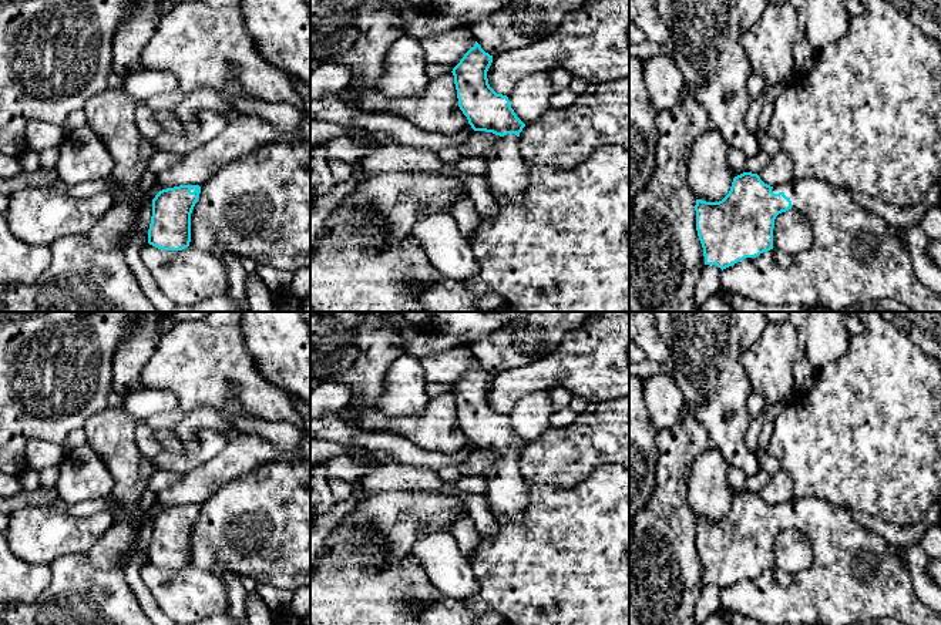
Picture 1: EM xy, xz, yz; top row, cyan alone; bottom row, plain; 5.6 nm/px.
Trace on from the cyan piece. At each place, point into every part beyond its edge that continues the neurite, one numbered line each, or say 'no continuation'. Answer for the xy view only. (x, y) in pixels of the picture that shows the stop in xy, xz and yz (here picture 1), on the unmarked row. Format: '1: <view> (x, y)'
1: xy (188, 595)

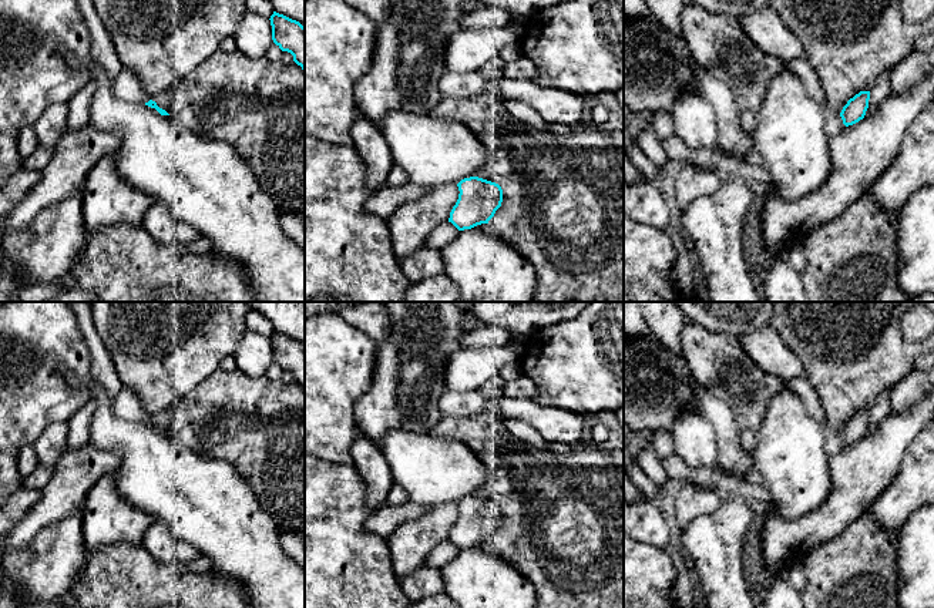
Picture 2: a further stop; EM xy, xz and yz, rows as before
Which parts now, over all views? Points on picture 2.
no continuation

